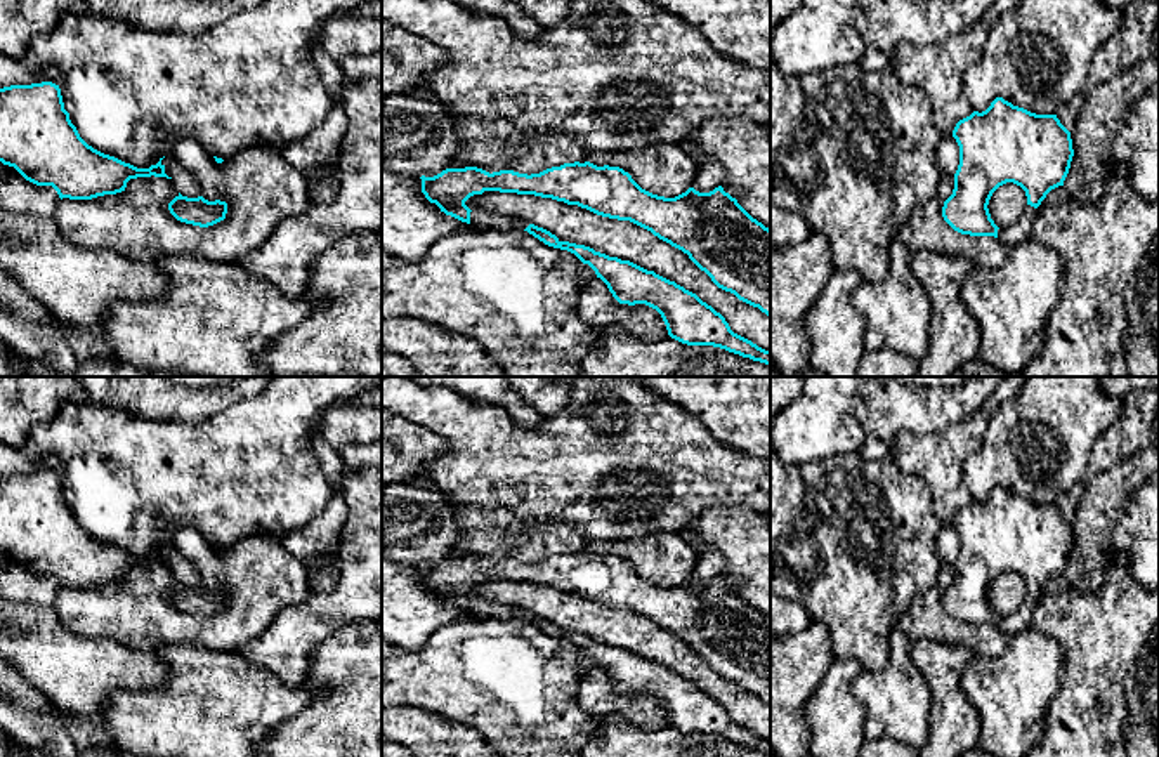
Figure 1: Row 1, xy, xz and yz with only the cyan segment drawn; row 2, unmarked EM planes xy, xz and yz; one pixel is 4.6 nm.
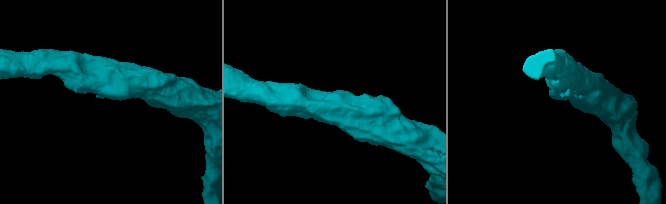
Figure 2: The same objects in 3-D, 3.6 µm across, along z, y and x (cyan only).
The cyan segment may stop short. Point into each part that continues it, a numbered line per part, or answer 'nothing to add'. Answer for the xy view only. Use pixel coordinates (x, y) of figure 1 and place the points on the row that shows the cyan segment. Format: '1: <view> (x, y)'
nothing to add

